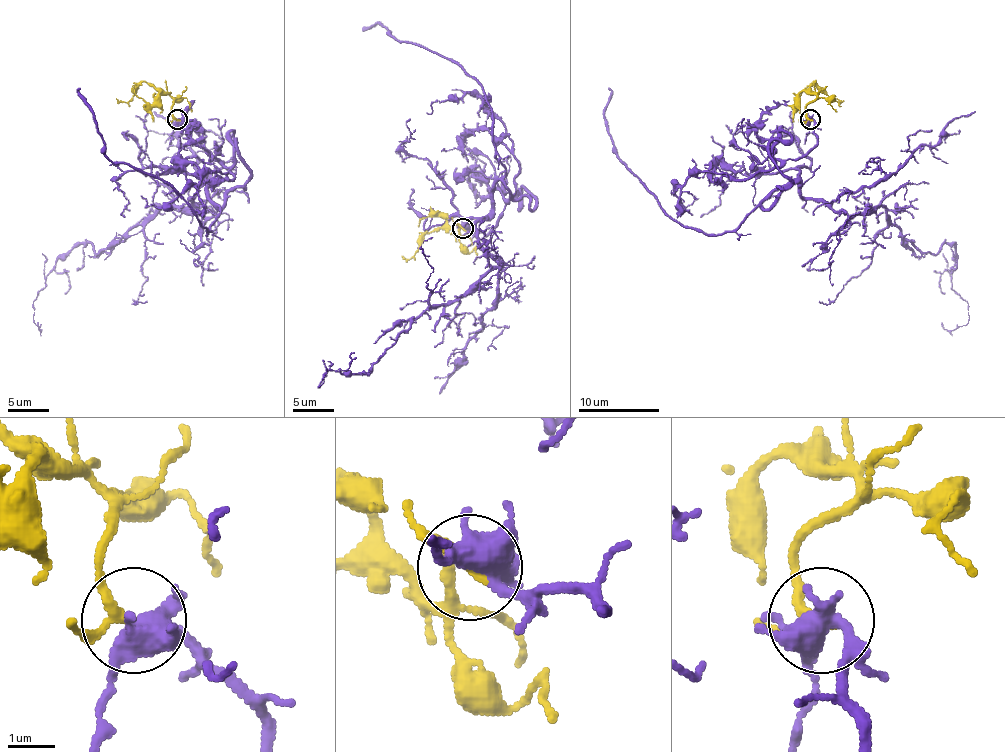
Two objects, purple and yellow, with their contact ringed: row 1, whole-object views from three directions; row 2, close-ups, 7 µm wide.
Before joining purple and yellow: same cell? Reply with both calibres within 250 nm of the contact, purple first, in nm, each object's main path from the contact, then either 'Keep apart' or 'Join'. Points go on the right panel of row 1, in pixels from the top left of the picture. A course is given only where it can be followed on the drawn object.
Thickness 420 nm (purple) against 180 nm. Course of purple: (810, 119), (764, 208), (794, 182), (952, 242), (968, 322), (942, 322). Course of yellow: (810, 119), (806, 107), (816, 99), (810, 90), (814, 82), (837, 99). Join

